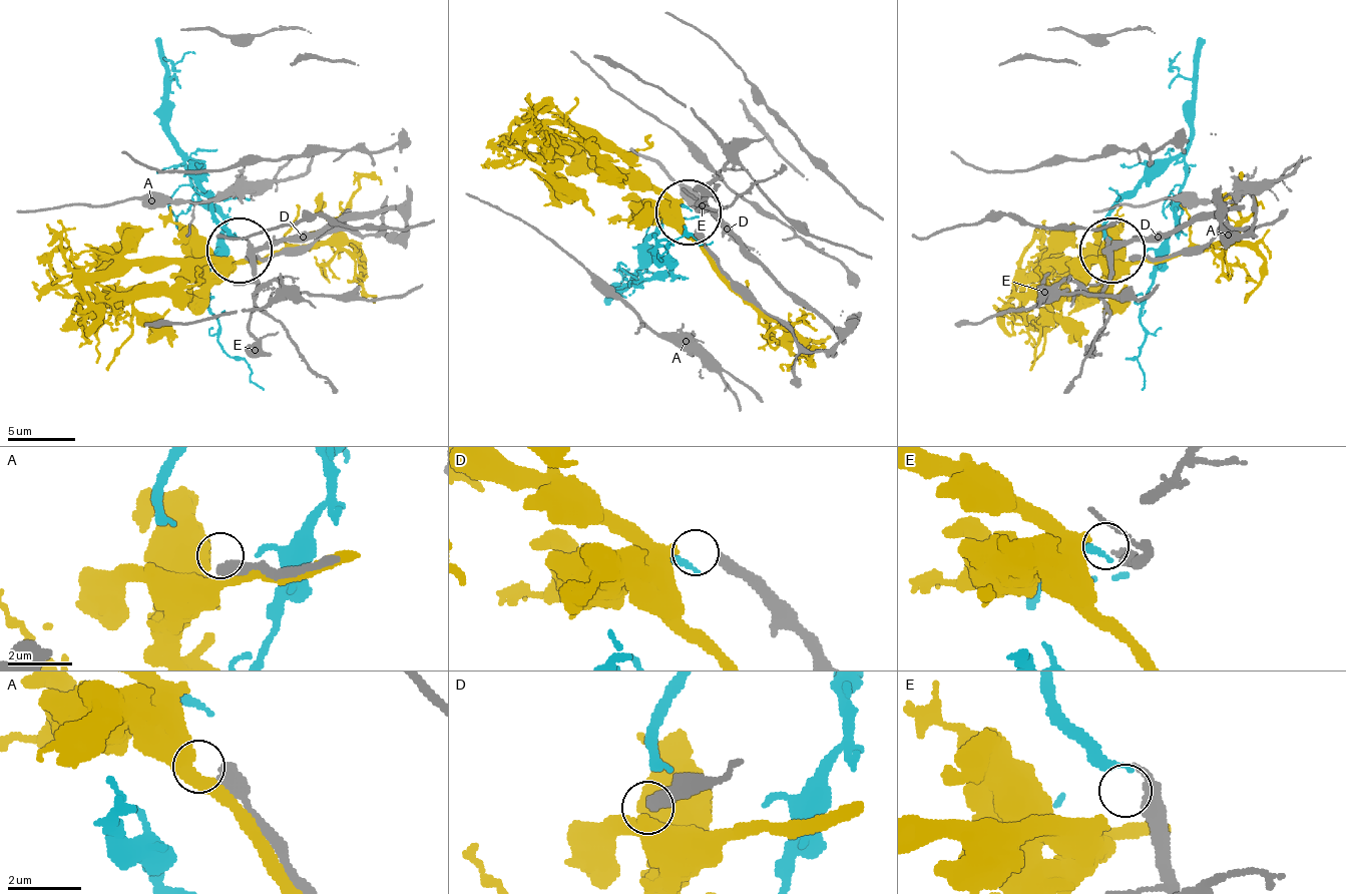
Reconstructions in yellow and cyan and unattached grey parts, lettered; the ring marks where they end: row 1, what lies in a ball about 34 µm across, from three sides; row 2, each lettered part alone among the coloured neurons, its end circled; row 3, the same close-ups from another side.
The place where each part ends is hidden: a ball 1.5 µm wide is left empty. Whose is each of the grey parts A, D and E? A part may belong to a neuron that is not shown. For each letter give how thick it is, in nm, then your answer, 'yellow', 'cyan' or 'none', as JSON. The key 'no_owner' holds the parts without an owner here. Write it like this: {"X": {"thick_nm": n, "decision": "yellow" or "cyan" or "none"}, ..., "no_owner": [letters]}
{"A": {"thick_nm": 480, "decision": "none"}, "D": {"thick_nm": 360, "decision": "yellow"}, "E": {"thick_nm": 500, "decision": "cyan"}, "no_owner": ["A"]}

